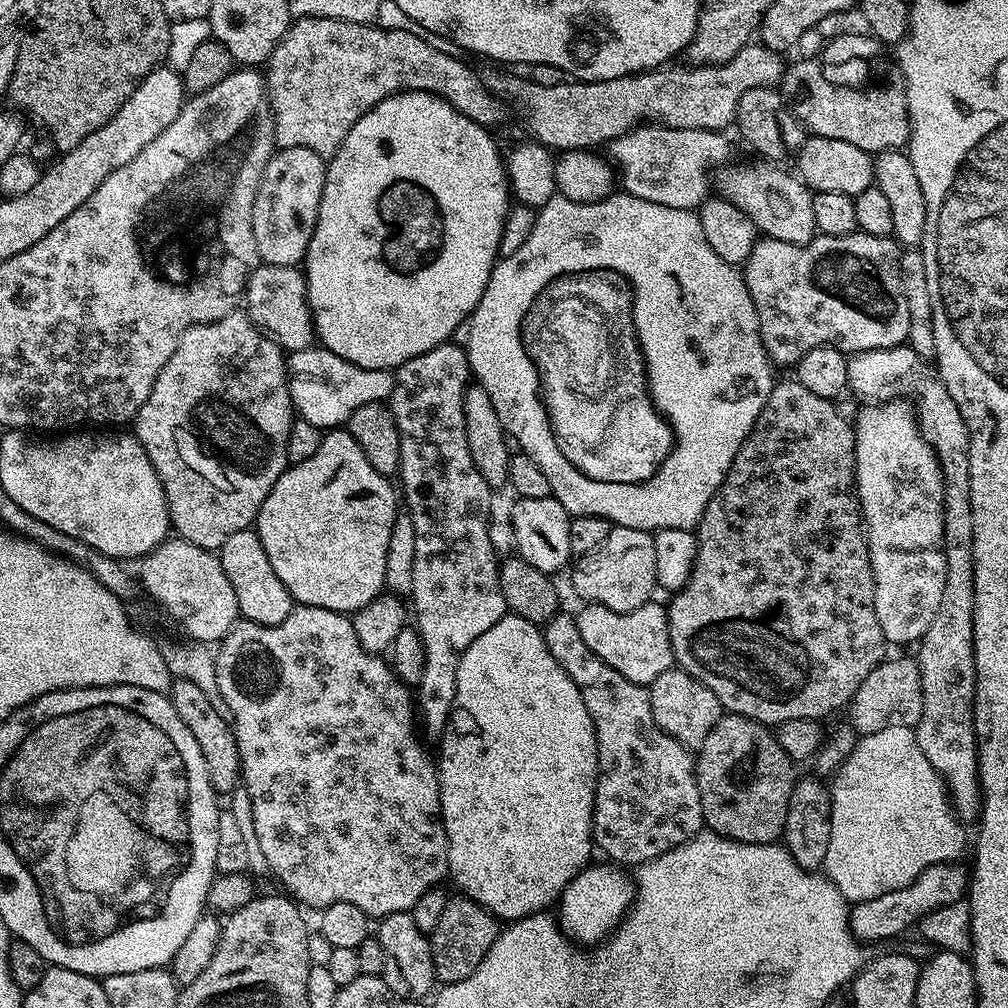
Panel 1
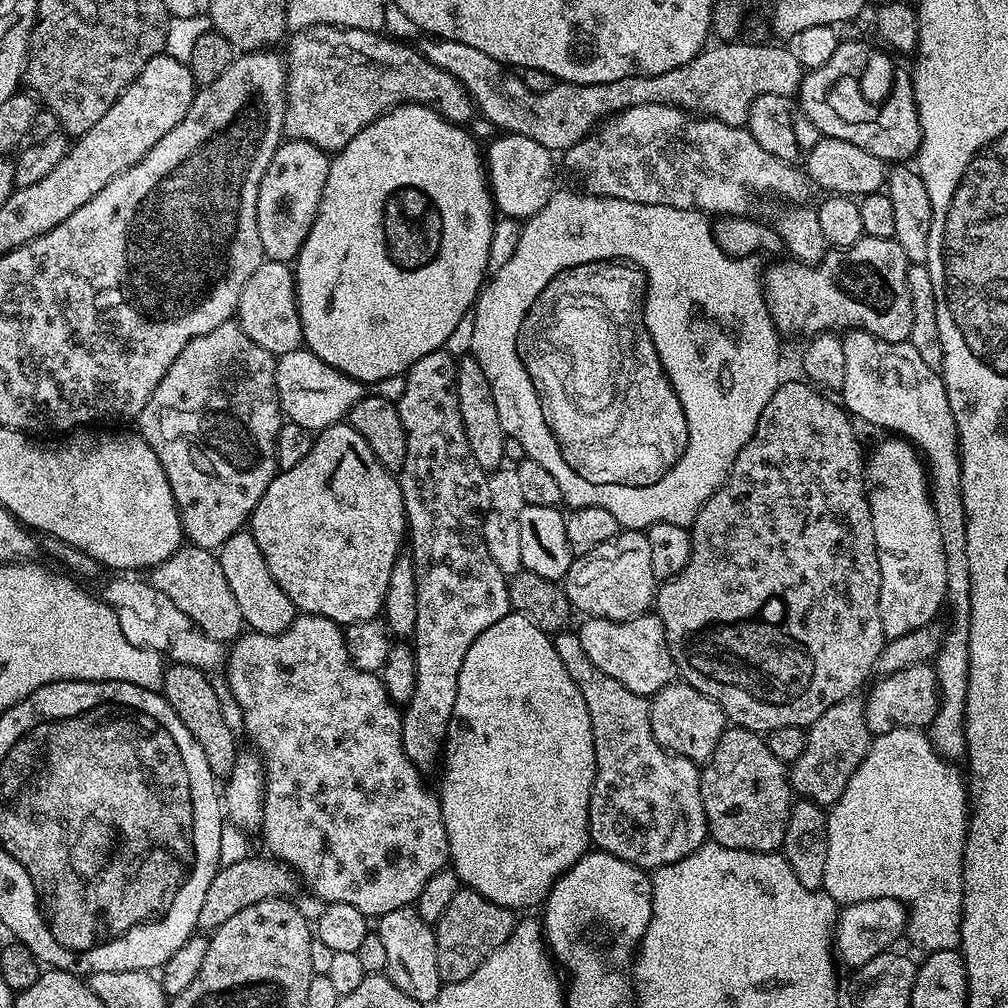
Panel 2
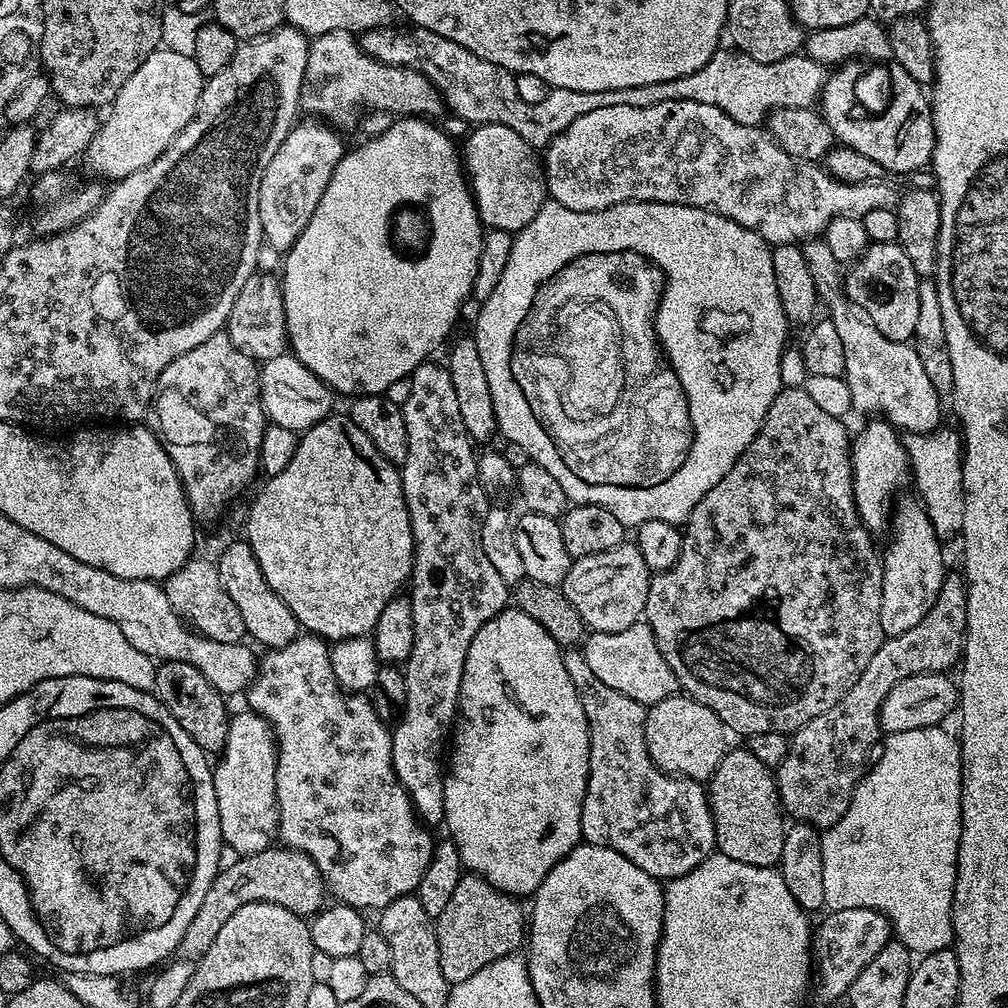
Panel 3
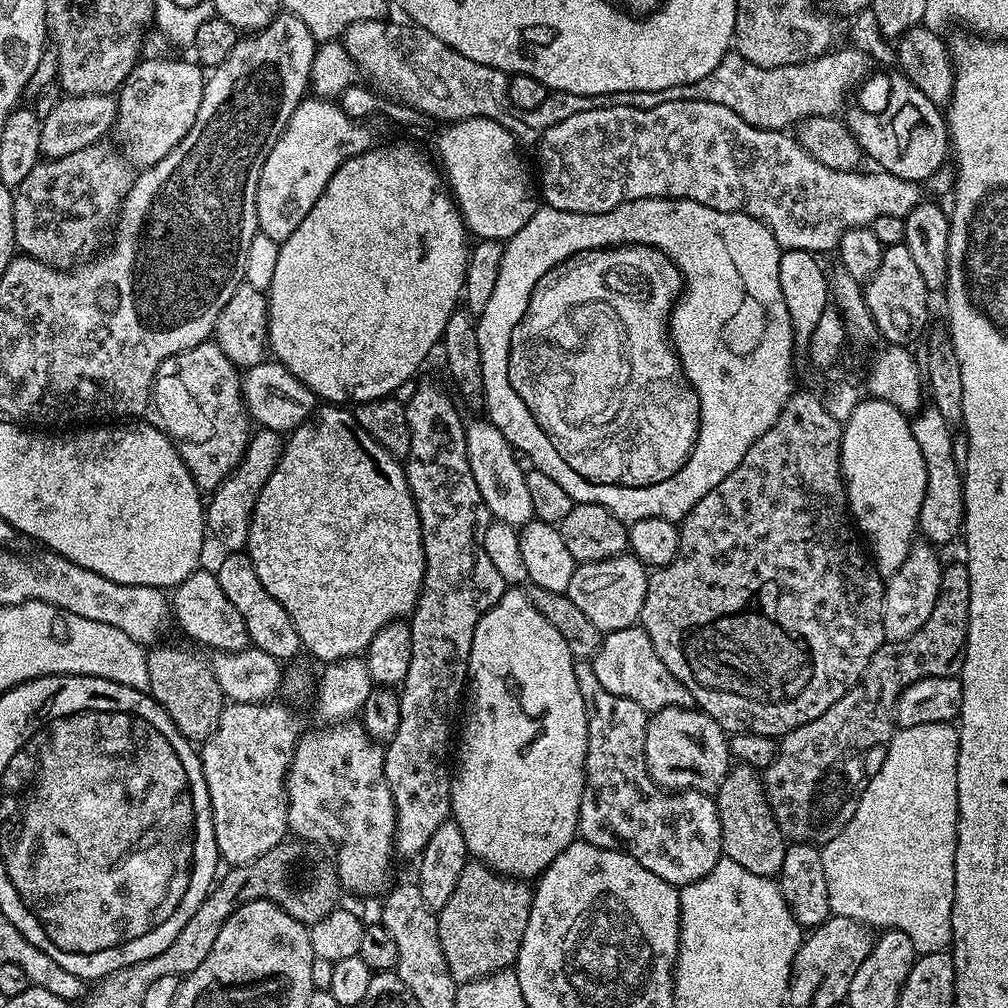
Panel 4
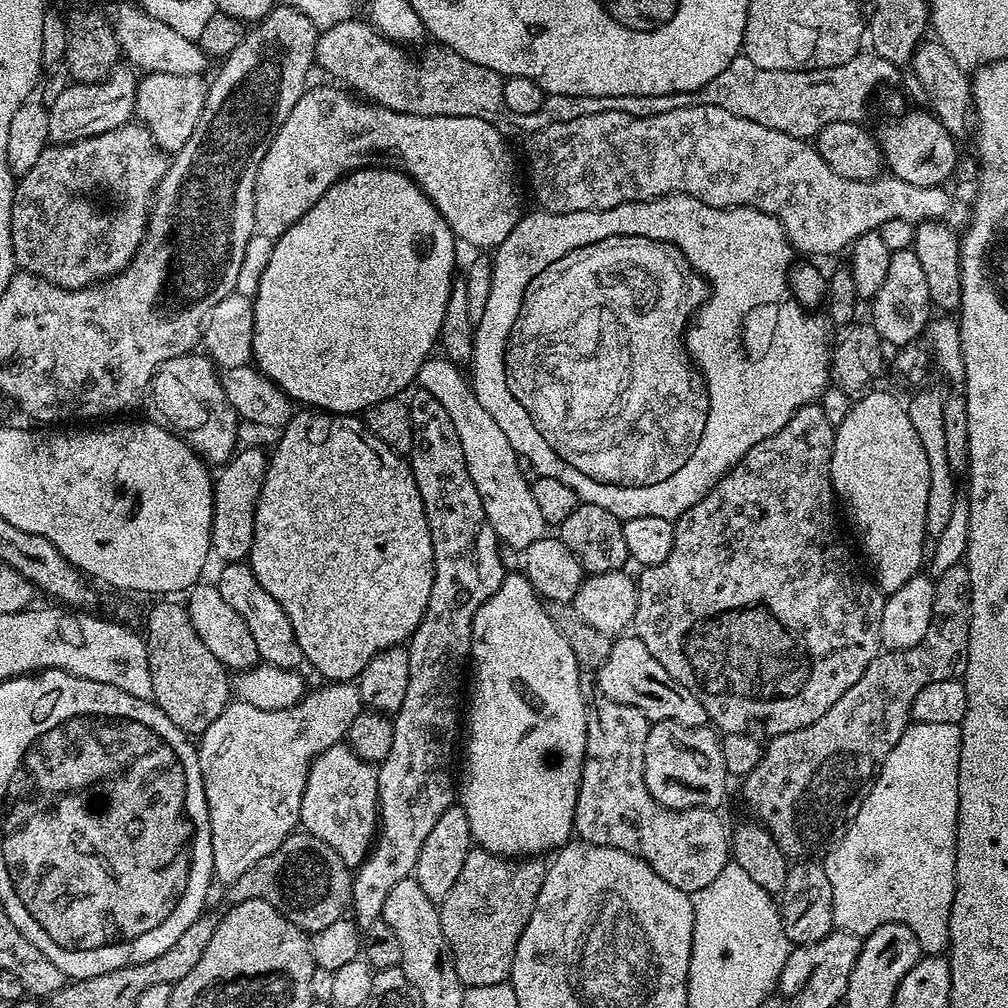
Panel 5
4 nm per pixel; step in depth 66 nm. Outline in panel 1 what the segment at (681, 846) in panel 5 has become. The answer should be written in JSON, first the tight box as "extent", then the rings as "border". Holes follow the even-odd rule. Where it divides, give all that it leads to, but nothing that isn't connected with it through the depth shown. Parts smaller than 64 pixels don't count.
{"extent":[542,615,705,866],"border":[[[564,615],[553,616],[543,625],[542,631],[550,654],[554,654],[558,666],[562,666],[562,670],[570,674],[574,686],[578,686],[582,702],[586,702],[586,710],[590,710],[590,718],[594,722],[598,746],[596,793],[592,811],[592,839],[595,847],[599,851],[601,848],[609,856],[605,856],[609,861],[620,866],[639,866],[659,856],[667,856],[670,850],[682,846],[705,827],[693,753],[656,725],[650,710],[647,687],[630,682],[630,678],[622,678],[614,666],[606,666],[606,662],[602,662],[602,658],[598,658],[590,646],[586,646],[586,642],[582,642],[582,634],[578,634],[575,619],[571,615]]]}

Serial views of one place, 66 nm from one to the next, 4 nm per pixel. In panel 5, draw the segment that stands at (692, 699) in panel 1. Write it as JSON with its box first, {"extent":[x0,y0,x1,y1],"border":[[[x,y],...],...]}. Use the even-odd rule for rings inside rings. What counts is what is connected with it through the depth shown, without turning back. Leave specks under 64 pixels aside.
{"extent":[644,720,730,809],"border":[[[673,720],[655,721],[646,734],[644,781],[648,793],[667,808],[719,809],[730,783],[726,762],[722,762],[720,736],[708,726],[699,728]]]}

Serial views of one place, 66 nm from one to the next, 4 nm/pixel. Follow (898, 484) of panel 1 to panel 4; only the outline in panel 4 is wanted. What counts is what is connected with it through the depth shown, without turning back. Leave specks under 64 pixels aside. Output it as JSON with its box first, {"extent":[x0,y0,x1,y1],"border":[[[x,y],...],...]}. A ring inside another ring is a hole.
{"extent":[882,542,942,642],"border":[[[928,542],[913,543],[910,554],[906,554],[906,562],[893,574],[887,577],[884,585],[884,613],[882,626],[884,639],[891,642],[910,638],[930,618],[930,610],[934,610],[934,602],[938,598],[942,560],[936,557],[937,549]]]}

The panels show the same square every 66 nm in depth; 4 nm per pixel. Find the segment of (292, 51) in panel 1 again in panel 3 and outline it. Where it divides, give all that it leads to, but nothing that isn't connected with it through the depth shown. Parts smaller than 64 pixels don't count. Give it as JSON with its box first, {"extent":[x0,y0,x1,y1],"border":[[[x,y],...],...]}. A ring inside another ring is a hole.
{"extent":[300,30,446,130],"border":[[[330,30],[311,37],[306,72],[300,87],[300,112],[319,118],[337,130],[345,130],[355,126],[363,108],[417,118],[437,118],[446,112],[440,91],[421,72],[378,62],[364,52],[351,31]]]}

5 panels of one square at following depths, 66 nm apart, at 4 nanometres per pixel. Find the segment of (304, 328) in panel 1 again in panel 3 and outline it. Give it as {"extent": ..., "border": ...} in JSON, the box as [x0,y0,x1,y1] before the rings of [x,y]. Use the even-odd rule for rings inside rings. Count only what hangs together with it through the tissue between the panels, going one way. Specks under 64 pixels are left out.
{"extent":[226,274,290,362],"border":[[[253,274],[250,278],[246,278],[246,286],[242,286],[238,298],[234,298],[234,306],[228,315],[226,331],[235,340],[237,346],[257,361],[263,362],[287,353],[290,345],[286,330],[281,277],[260,275]]]}

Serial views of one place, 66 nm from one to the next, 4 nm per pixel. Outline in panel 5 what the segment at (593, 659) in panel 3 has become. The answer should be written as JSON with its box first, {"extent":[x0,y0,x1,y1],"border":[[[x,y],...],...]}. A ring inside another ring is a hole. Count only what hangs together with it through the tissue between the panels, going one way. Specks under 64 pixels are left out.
{"extent":[594,634,709,727],"border":[[[624,634],[613,639],[610,654],[606,662],[595,673],[594,679],[602,694],[614,702],[622,702],[626,706],[634,706],[634,710],[642,710],[650,722],[657,720],[673,720],[682,722],[684,726],[705,727],[709,723],[706,710],[678,678],[670,678],[666,666],[646,650],[646,646],[635,634]]]}

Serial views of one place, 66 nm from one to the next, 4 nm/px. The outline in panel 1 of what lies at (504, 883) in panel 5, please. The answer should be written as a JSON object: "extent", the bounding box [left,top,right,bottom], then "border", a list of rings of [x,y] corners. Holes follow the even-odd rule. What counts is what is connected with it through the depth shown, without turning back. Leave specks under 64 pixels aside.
{"extent":[430,894,501,985],"border":[[[463,894],[453,895],[446,902],[446,910],[442,910],[442,919],[430,933],[432,941],[432,957],[434,958],[434,974],[441,985],[462,982],[462,978],[470,978],[474,970],[478,970],[478,962],[491,952],[492,943],[498,938],[501,921],[489,914],[478,902]]]}

